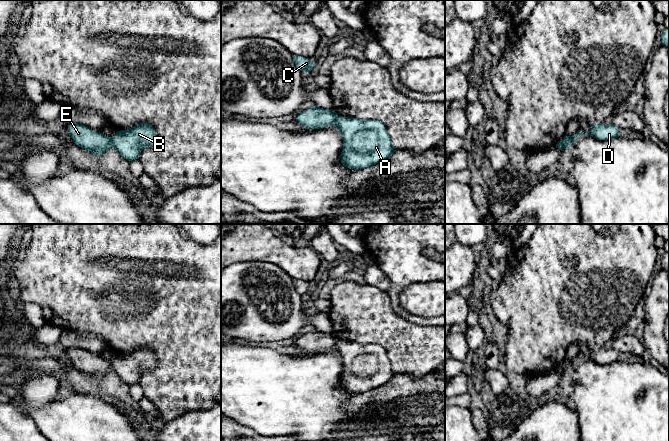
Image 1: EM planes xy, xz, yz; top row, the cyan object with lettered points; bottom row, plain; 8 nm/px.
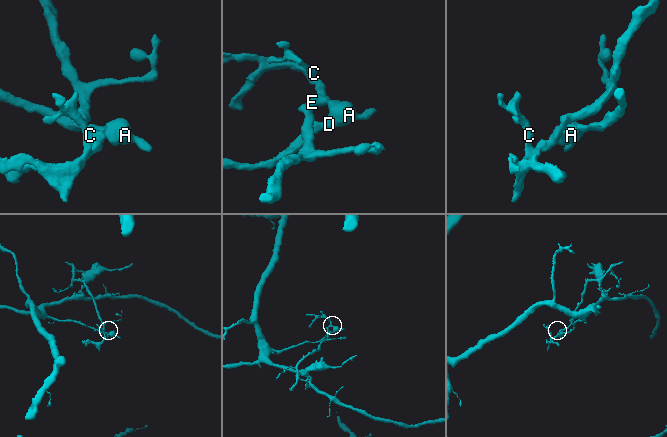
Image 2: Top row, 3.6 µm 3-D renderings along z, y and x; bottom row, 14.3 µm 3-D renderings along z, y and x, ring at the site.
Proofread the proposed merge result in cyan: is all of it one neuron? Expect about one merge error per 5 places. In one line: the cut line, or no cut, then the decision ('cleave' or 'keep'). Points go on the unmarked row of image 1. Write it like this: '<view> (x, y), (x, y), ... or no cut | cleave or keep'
xz (338, 340), (333, 349) | cleave

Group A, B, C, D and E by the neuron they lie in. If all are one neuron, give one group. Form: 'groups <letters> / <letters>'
groups A B D / C E

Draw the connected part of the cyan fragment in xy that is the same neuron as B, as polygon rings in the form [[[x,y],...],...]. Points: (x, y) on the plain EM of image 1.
[[[147,347],[117,355],[112,361],[112,370],[128,385],[139,383],[141,375],[156,368],[155,353]]]

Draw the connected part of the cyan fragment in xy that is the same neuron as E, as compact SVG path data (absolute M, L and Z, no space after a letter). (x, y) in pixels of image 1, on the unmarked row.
M68 347L68 354L76 369L98 381L113 371L111 361L95 356L86 349Z

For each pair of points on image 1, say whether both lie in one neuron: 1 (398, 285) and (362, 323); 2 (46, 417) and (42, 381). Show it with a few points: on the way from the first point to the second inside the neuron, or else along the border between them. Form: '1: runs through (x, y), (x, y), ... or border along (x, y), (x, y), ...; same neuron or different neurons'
1: border along (385, 291), (392, 309), (399, 316); different neurons
2: border along (56, 399), (44, 407), (32, 409), (28, 415); different neurons

